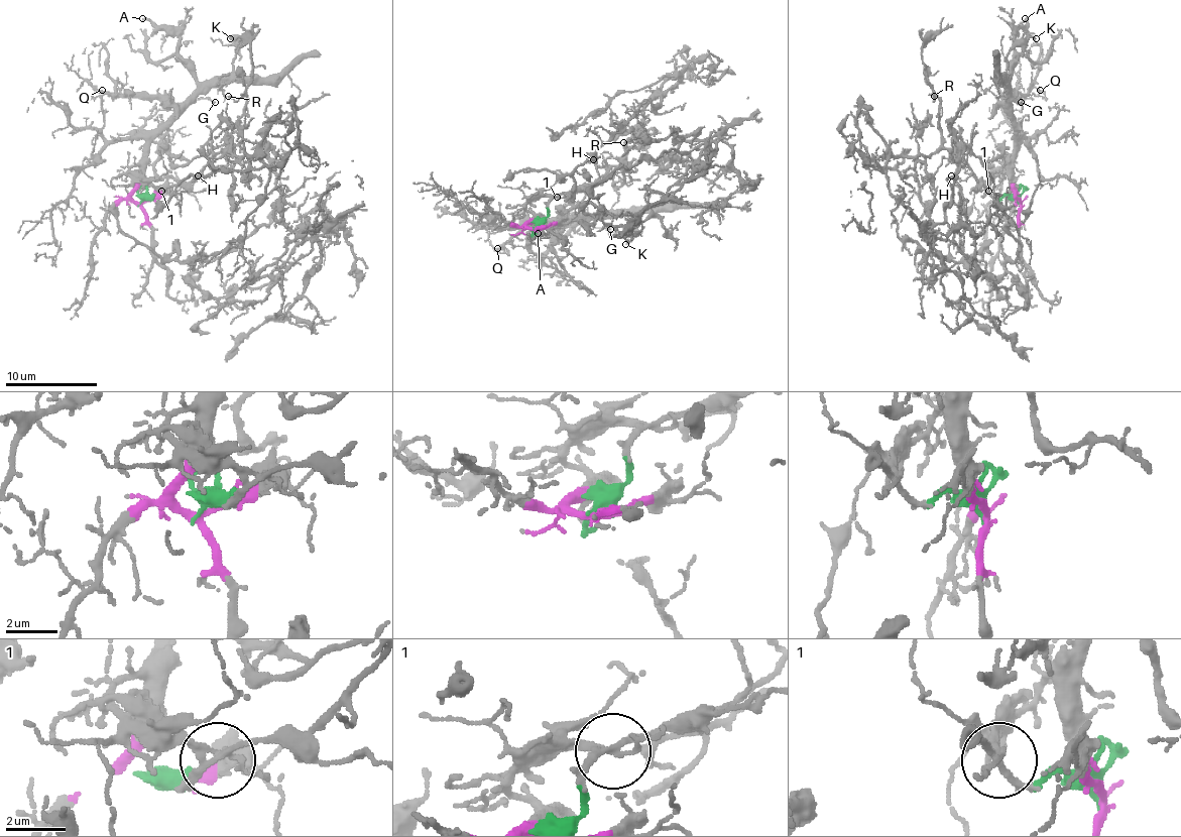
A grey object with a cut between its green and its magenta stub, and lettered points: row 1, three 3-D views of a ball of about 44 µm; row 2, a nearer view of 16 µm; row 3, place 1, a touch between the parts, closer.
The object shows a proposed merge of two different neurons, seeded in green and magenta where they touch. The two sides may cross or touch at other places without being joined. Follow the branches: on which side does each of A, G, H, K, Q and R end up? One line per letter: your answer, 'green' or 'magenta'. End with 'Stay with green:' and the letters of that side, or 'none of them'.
A: magenta
G: magenta
H: green
K: magenta
Q: magenta
R: green
Stay with green: H, R

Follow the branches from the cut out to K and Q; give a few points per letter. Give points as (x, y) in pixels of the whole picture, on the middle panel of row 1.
K: (535, 229), (527, 225), (627, 215), (631, 218), (631, 238), (625, 243)
Q: (535, 229), (527, 225), (563, 222), (570, 218), (530, 222), (504, 243), (507, 250), (500, 252), (498, 248)

